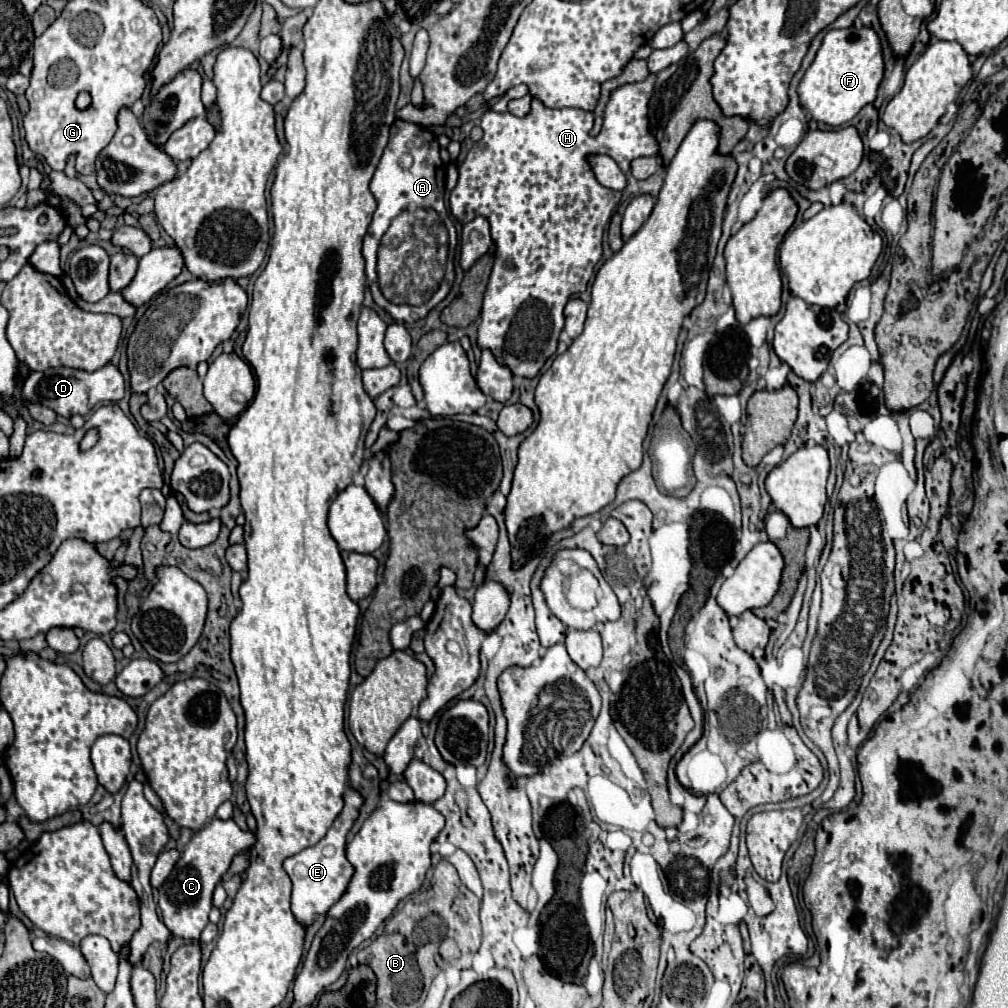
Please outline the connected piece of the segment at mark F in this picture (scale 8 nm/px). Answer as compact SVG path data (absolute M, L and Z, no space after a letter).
M872 28L828 30L822 46L798 84L800 104L816 122L842 126L850 122L866 104L874 102L884 76L884 60L880 38Z

